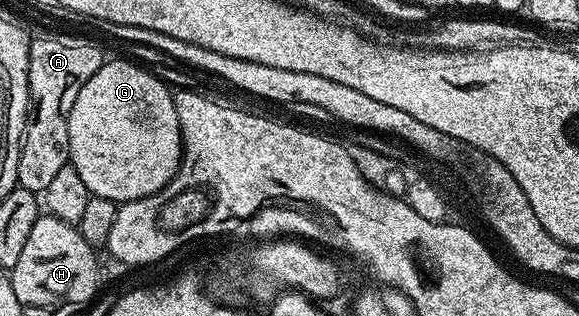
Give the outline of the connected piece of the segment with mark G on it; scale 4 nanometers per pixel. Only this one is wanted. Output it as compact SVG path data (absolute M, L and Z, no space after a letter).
M104 61L103 66L89 76L85 88L77 92L73 112L69 112L69 152L69 165L96 198L122 204L158 194L179 171L179 160L183 157L183 137L172 91L167 91L166 84L157 75L131 62Z

